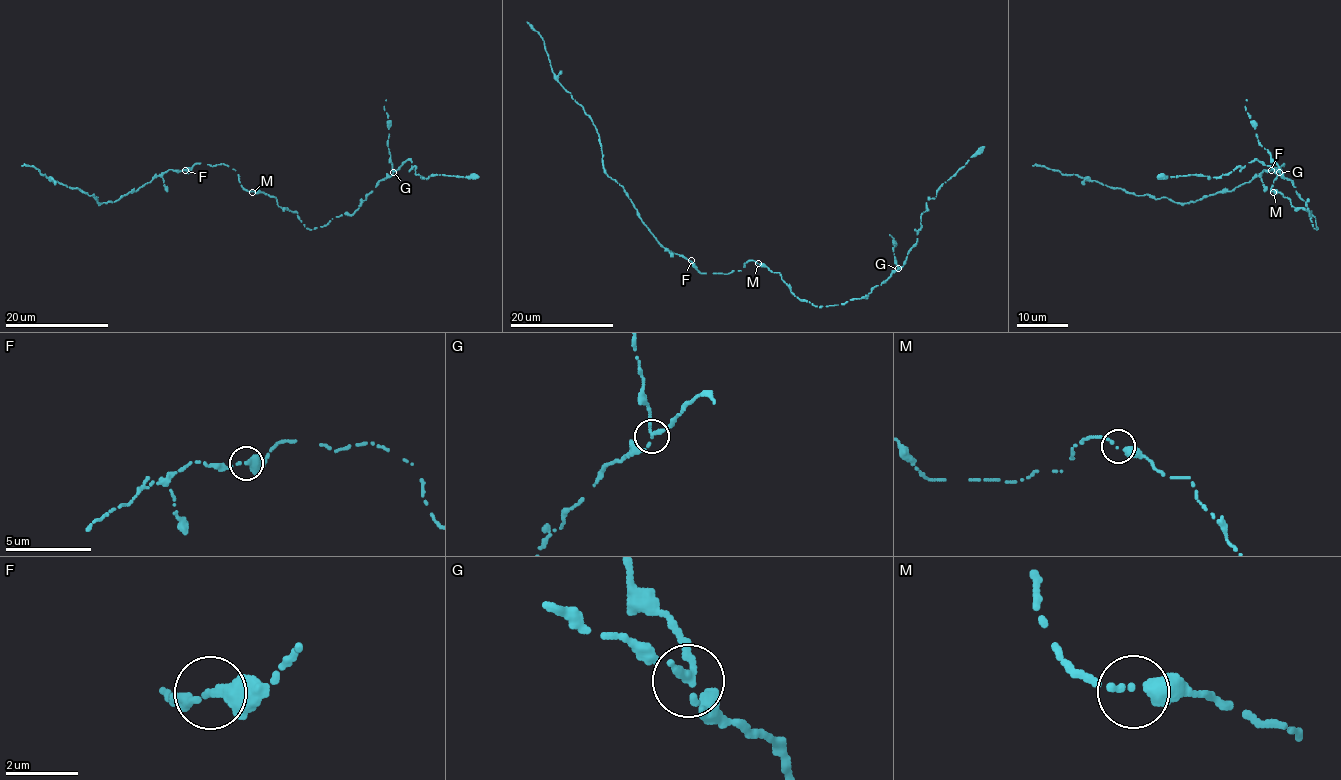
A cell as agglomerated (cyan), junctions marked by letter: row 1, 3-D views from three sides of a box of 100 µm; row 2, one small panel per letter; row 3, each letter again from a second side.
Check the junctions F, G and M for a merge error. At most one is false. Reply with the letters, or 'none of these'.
G

